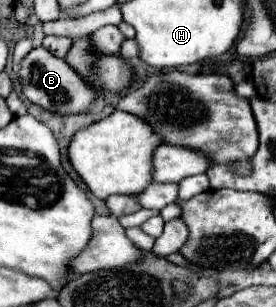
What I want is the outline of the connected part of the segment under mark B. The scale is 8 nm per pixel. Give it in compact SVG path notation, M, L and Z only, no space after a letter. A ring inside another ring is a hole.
M36 47L32 49L20 65L18 77L22 81L22 95L24 99L40 105L42 109L54 111L54 113L84 113L92 107L92 103L96 101L96 91L92 87L88 87L78 73L64 61L54 57L52 53L48 53L44 47Z

